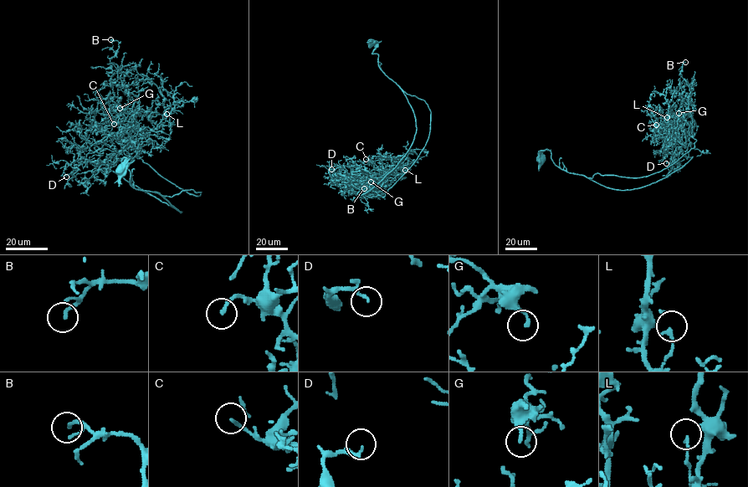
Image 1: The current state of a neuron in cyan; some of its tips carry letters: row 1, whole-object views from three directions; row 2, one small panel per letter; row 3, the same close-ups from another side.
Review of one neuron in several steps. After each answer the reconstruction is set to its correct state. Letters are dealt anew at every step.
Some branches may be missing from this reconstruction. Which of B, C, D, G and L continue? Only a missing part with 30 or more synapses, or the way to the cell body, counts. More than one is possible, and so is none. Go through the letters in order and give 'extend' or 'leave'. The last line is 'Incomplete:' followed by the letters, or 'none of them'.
B: leave
C: leave
D: leave
G: leave
L: leave
Incomplete: none of them

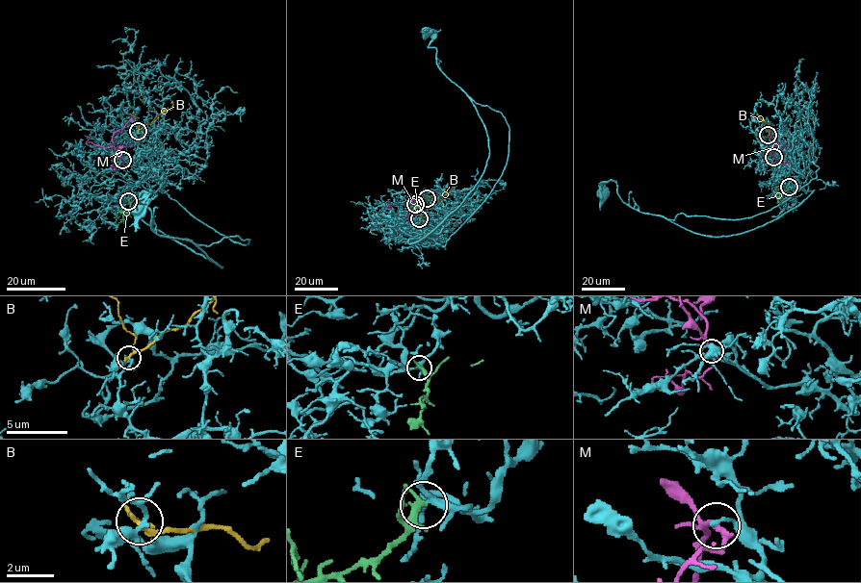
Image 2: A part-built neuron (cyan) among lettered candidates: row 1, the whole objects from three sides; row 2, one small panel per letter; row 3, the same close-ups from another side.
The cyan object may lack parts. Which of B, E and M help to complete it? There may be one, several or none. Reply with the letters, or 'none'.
E

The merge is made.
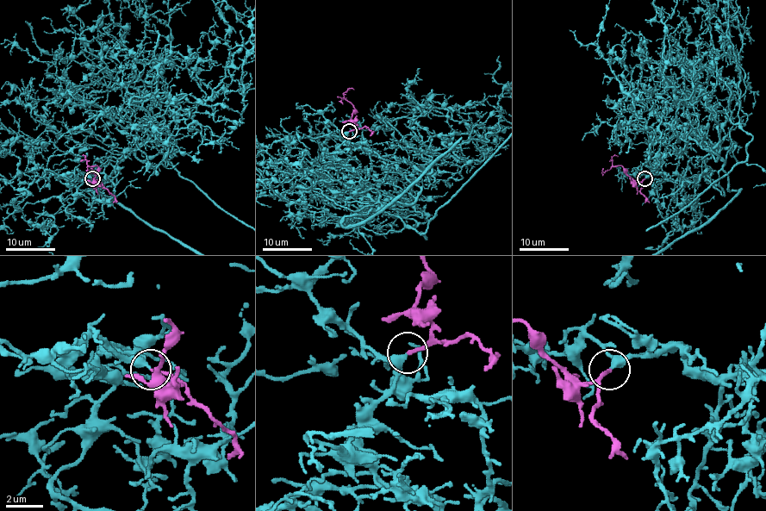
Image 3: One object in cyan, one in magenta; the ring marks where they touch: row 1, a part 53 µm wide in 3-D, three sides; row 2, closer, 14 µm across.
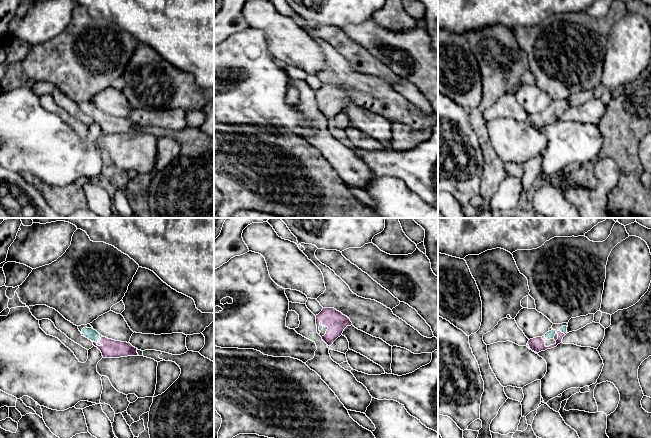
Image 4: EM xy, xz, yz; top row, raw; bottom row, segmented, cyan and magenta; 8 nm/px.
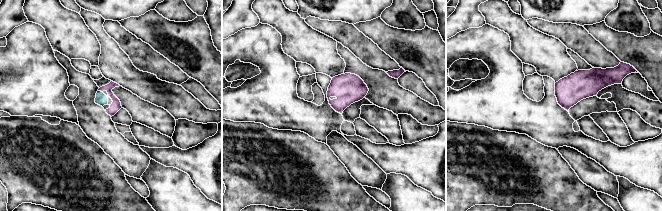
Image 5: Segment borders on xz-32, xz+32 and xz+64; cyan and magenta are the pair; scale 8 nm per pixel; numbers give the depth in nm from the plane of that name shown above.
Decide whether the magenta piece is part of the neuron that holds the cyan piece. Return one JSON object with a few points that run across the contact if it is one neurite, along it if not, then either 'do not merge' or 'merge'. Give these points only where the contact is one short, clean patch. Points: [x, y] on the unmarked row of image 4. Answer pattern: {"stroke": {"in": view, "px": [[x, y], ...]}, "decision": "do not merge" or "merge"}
{"stroke": {"in": "xy", "px": [[91, 110], [94, 117], [100, 124], [111, 125]]}, "decision": "merge"}

